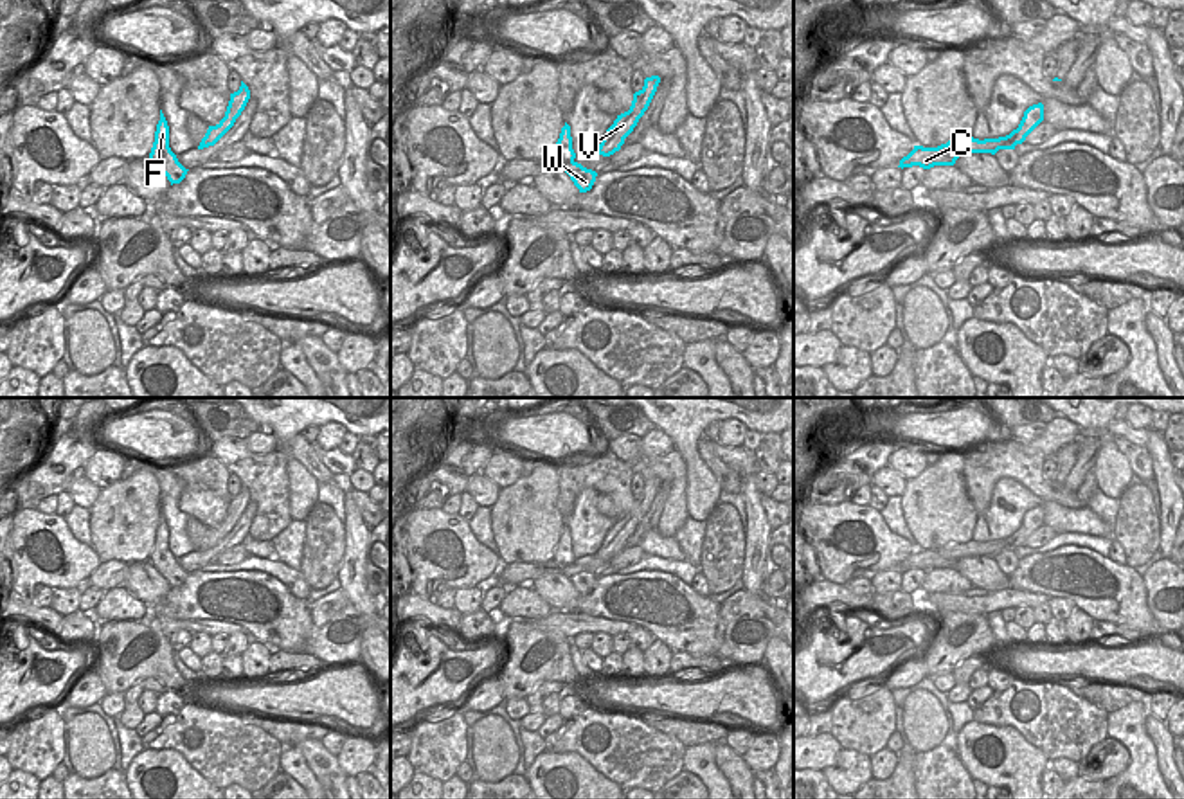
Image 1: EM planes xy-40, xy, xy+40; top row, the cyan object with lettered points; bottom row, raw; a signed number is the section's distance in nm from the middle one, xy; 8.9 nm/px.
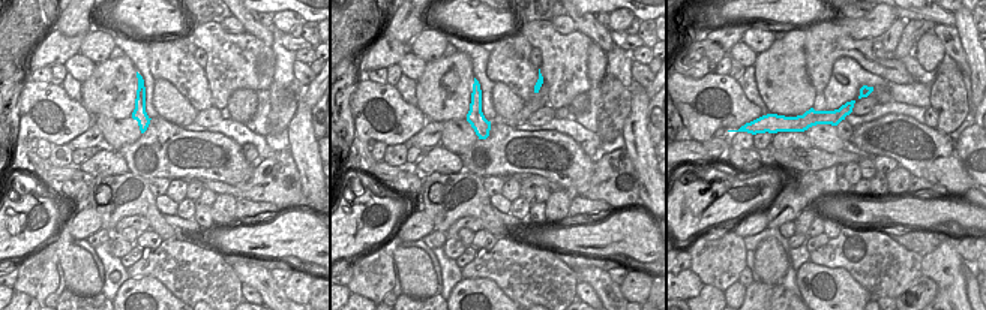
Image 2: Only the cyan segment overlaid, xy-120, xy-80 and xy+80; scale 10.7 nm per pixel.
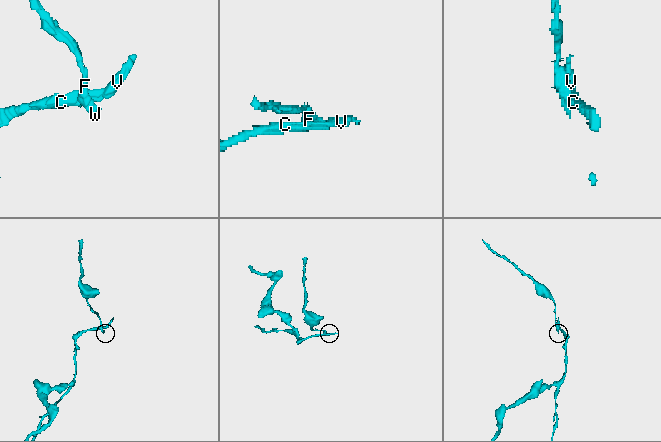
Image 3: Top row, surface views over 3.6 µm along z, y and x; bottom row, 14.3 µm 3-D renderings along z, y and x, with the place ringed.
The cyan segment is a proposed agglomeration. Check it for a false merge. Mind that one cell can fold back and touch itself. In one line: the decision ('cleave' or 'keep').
cleave

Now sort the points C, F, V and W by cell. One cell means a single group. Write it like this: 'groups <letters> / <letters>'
groups C V / F W

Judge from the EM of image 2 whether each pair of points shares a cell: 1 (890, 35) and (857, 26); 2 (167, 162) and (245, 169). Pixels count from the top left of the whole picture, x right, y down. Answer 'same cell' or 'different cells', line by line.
1: different cells
2: same cell

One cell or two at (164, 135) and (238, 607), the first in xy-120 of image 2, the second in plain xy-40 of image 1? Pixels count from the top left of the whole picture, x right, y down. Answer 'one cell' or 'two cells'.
one cell

